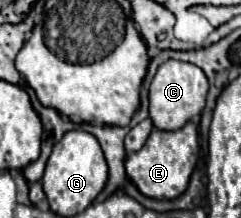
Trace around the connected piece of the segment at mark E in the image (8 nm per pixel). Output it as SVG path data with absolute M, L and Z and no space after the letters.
M189 121L183 129L177 131L159 131L155 129L143 149L131 153L125 161L127 175L137 185L137 189L153 199L175 199L179 197L187 185L189 177L197 165L197 153L199 153L199 141L197 141L197 125Z

